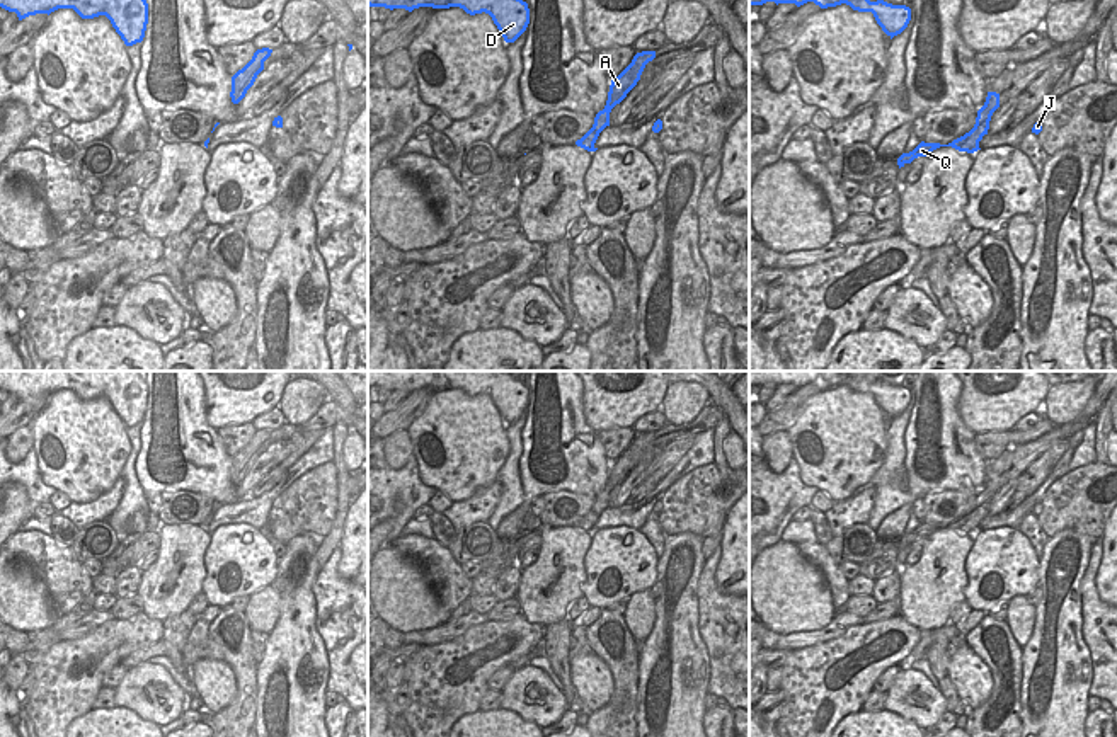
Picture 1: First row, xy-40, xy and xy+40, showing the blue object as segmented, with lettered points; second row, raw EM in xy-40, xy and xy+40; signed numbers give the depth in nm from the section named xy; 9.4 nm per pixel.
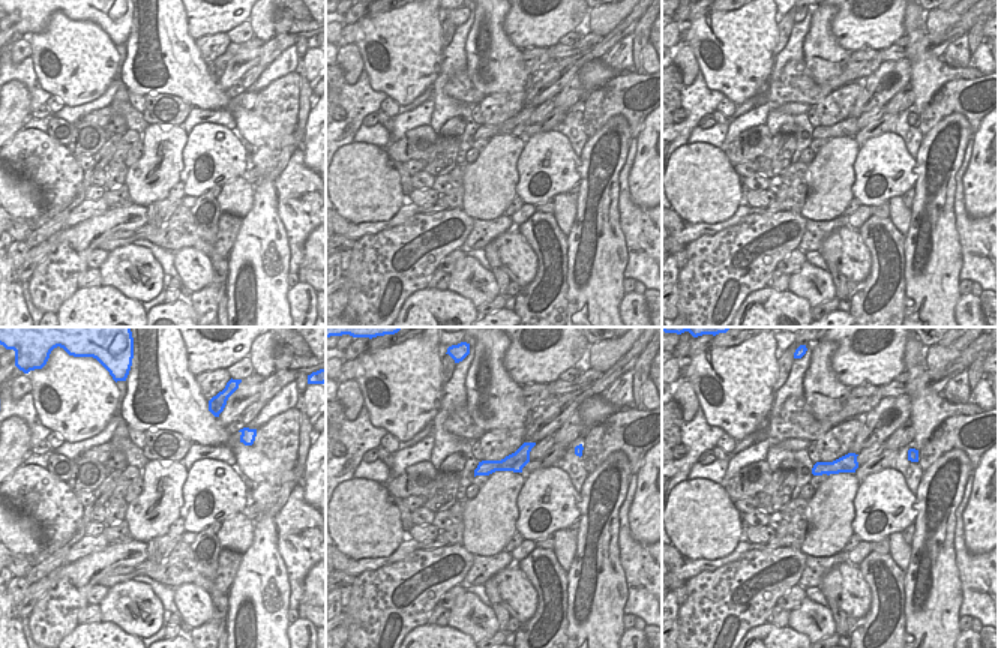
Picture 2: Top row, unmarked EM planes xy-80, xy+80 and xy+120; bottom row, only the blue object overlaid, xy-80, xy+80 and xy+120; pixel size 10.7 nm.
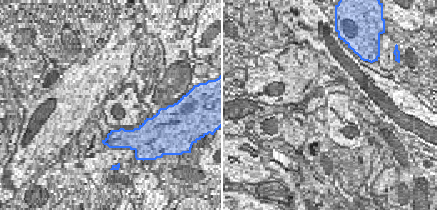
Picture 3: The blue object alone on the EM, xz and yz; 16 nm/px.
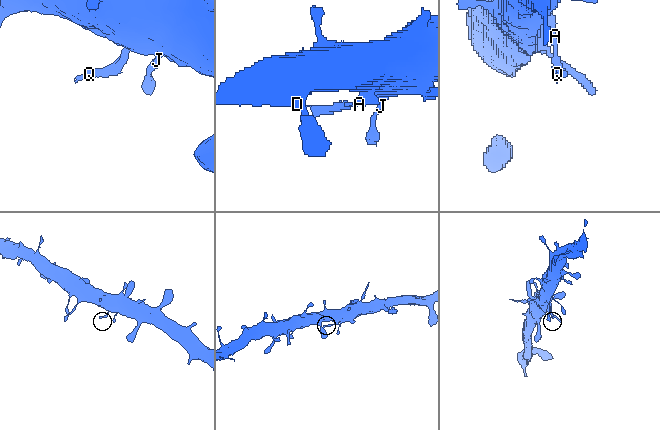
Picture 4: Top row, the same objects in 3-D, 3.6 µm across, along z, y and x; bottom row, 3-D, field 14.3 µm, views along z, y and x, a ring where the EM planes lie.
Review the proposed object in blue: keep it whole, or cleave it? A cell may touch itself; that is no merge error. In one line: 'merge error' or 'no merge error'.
no merge error

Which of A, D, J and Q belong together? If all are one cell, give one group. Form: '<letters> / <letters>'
A D J Q

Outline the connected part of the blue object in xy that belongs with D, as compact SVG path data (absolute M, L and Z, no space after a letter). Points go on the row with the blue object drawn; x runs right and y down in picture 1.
M368 0L368 5L409 12L419 7L460 7L470 15L485 12L492 17L506 43L514 43L530 24L530 9L523 0Z

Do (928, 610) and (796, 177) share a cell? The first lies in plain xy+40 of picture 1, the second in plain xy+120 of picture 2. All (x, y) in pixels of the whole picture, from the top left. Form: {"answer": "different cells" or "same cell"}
{"answer": "different cells"}

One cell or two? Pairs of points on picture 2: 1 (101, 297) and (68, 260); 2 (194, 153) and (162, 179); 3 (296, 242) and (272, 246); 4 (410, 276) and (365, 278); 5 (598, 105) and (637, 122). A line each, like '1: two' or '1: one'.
1: two
2: two
3: two
4: one
5: one

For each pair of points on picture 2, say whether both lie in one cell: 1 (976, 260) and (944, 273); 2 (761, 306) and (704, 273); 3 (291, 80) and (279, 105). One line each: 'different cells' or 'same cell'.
1: different cells
2: different cells
3: same cell

